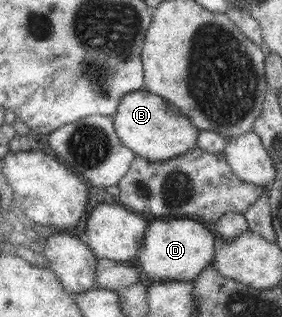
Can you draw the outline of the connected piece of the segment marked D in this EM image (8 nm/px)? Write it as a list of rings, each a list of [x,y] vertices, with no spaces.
[[[194,218],[156,220],[147,227],[144,242],[138,251],[140,269],[148,282],[195,281],[213,263],[216,247],[213,228]]]

